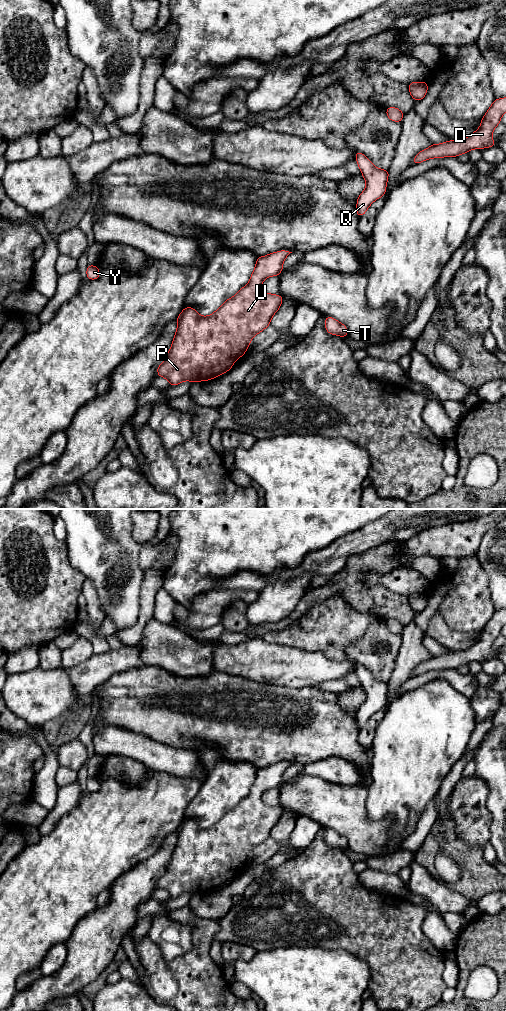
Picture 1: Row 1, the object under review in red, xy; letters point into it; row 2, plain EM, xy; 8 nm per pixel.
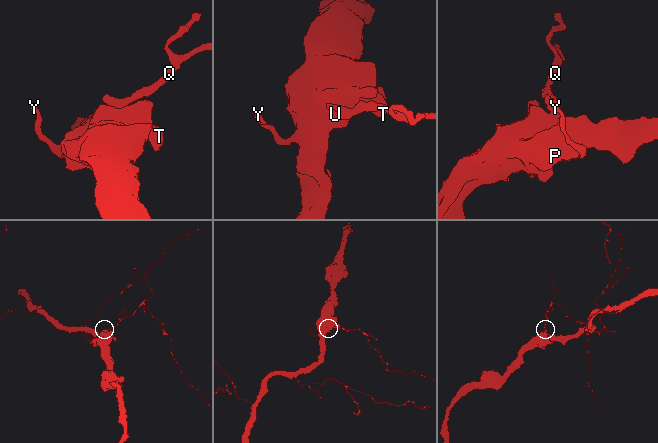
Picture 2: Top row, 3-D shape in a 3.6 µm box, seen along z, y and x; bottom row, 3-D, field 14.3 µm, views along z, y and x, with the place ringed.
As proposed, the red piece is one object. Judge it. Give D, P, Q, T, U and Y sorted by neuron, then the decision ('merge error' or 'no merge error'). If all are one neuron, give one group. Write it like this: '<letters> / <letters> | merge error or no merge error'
D P Q T U Y | no merge error

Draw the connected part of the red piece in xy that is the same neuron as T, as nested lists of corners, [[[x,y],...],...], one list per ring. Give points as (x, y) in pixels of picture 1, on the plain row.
[[[330,828],[325,830],[325,842],[331,847],[337,847],[342,850],[348,847],[348,840]]]

